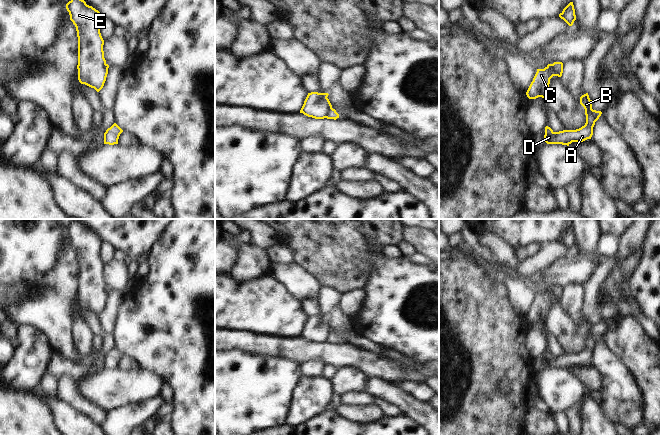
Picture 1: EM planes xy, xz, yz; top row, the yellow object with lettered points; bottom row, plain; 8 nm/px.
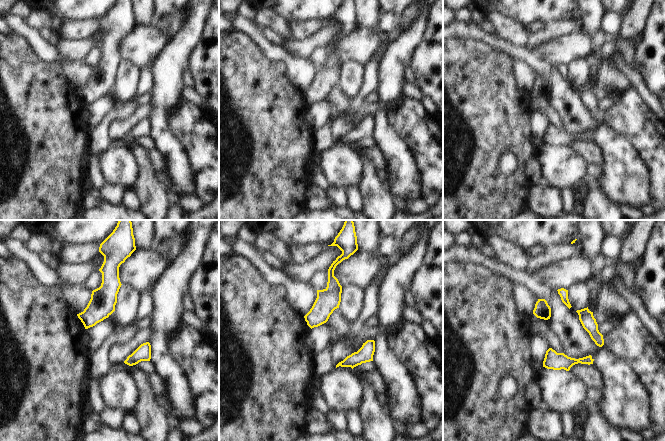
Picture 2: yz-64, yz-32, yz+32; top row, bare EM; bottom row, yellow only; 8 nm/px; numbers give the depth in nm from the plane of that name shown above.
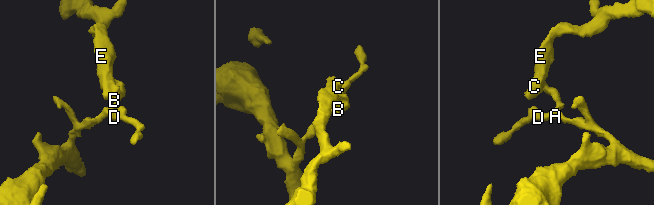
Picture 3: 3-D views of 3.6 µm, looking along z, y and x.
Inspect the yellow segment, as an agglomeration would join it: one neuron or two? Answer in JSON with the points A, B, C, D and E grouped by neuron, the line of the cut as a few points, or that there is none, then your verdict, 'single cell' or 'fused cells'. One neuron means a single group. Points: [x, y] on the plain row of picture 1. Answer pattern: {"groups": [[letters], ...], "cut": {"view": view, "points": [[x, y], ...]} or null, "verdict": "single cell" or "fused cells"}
{"groups": [["A", "B", "D"], ["C", "E"]], "cut": {"view": "yz", "points": [[551, 288], [551, 291], [558, 299]]}, "verdict": "fused cells"}

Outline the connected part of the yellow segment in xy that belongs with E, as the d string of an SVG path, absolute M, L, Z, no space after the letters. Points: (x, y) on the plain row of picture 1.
M72 222L66 228L66 233L77 255L78 304L99 316L108 298L103 275L104 264L100 257L102 239L80 222Z

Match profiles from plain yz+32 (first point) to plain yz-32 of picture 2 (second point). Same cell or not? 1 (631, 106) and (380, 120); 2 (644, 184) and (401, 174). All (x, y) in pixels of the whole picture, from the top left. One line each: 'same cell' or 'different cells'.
1: different cells
2: same cell

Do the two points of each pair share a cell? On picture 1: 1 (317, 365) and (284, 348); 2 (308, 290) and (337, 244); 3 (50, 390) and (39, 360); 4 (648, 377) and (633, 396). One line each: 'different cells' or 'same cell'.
1: different cells
2: different cells
3: different cells
4: different cells

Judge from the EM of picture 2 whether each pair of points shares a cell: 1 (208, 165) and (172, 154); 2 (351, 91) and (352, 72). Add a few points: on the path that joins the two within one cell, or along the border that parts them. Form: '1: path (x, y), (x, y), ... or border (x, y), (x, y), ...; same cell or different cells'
1: border (176, 139), (186, 151), (196, 181); different cells
2: path (351, 86), (352, 77); same cell

